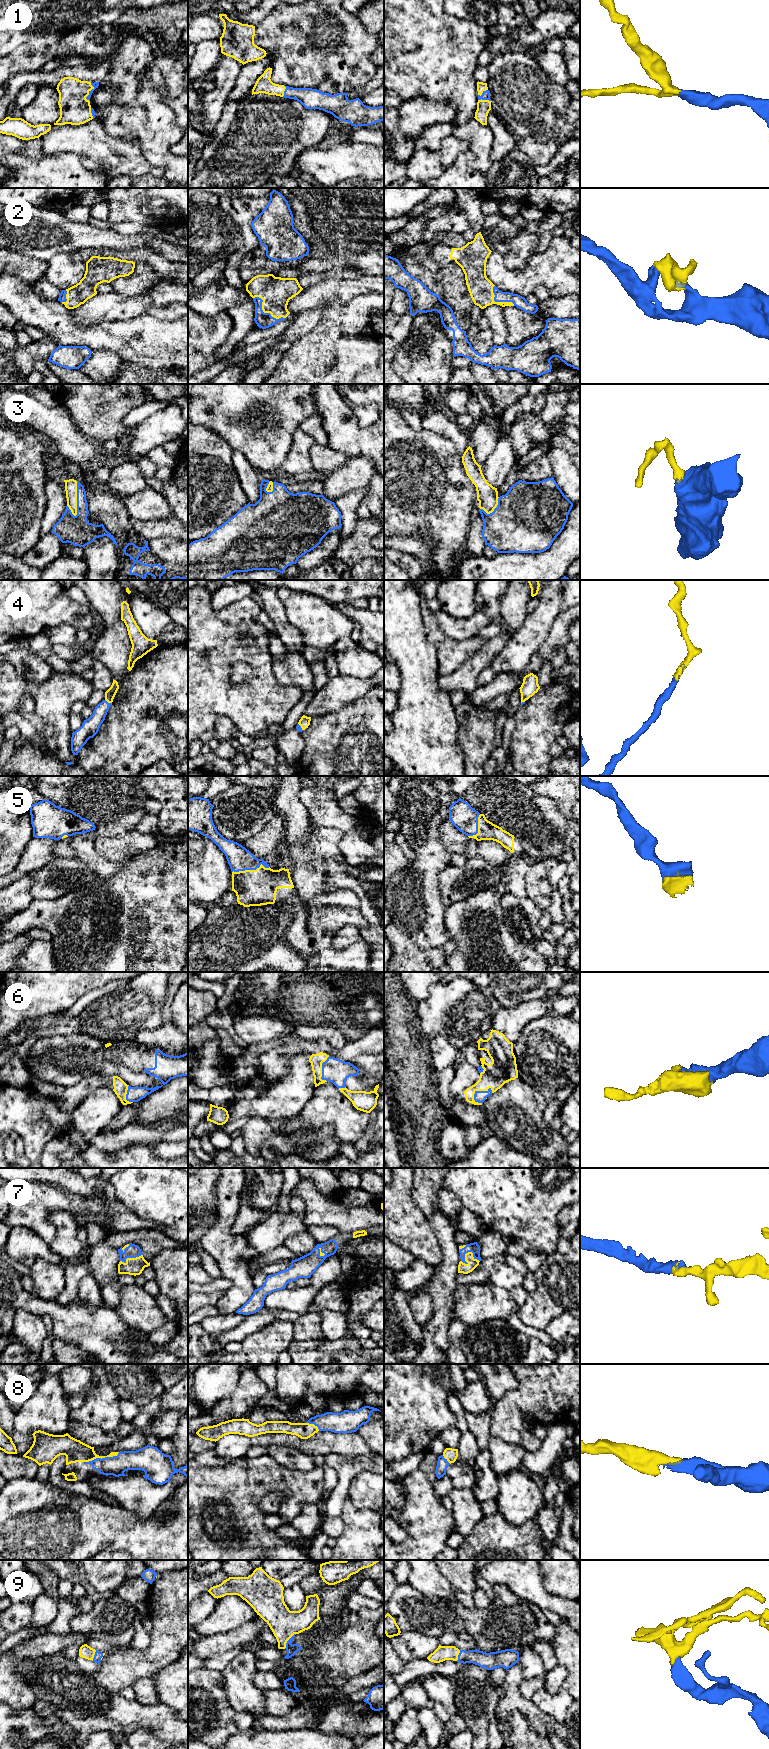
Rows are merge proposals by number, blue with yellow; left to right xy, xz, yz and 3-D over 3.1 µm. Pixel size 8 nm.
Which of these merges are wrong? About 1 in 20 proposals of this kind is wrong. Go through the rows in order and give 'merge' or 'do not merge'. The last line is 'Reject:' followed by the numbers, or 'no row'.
1: merge
2: merge
3: merge
4: merge
5: merge
6: merge
7: merge
8: merge
9: merge
Reject: no row

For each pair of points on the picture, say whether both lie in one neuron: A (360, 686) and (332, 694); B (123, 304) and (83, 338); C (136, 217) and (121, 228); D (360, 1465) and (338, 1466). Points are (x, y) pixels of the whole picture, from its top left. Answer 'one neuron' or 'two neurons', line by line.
A: one neuron
B: two neurons
C: two neurons
D: one neuron

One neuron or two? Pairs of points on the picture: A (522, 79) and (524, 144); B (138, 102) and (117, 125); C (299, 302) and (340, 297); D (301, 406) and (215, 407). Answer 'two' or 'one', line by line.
A: two
B: one
C: one
D: one

